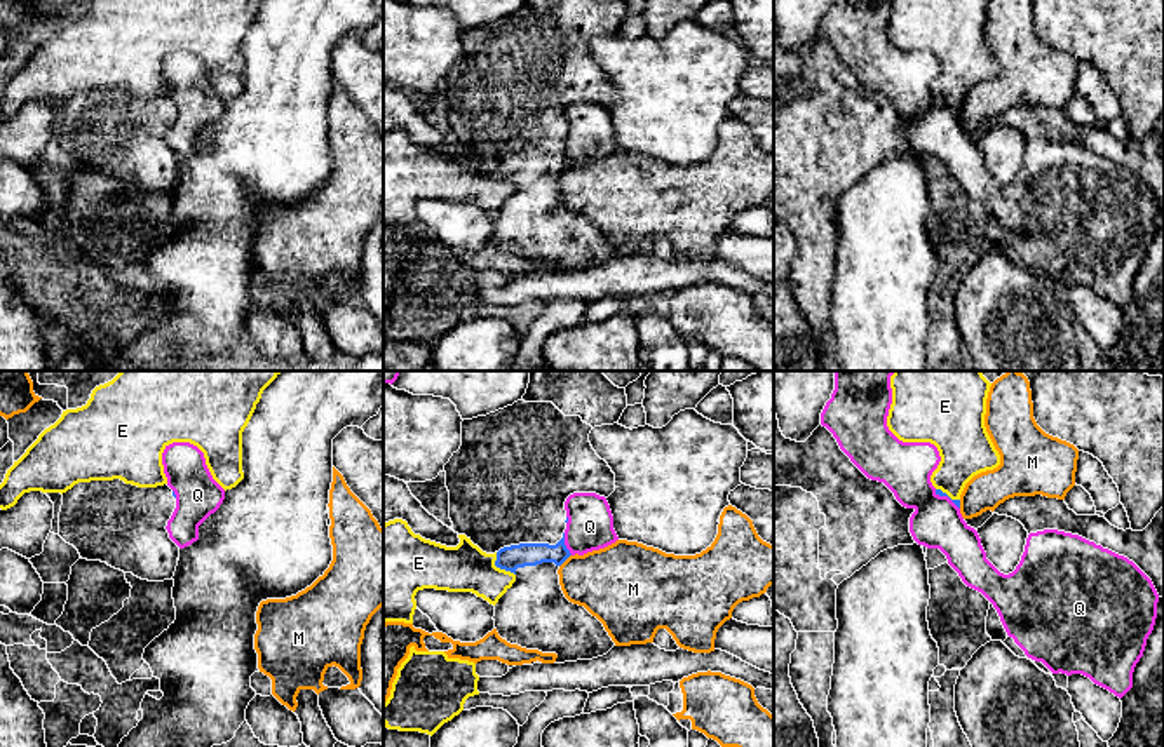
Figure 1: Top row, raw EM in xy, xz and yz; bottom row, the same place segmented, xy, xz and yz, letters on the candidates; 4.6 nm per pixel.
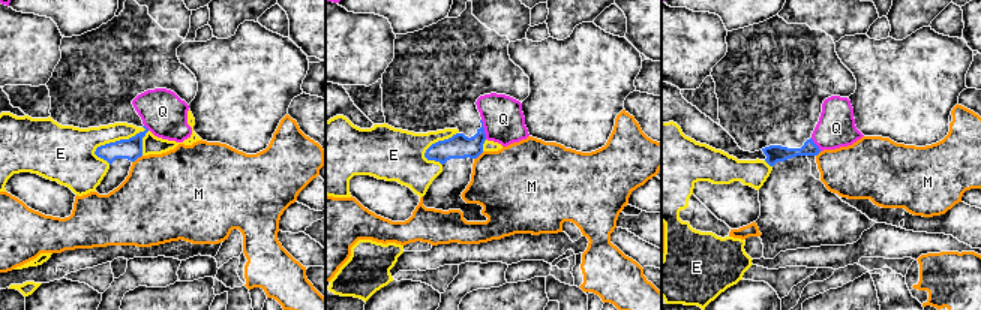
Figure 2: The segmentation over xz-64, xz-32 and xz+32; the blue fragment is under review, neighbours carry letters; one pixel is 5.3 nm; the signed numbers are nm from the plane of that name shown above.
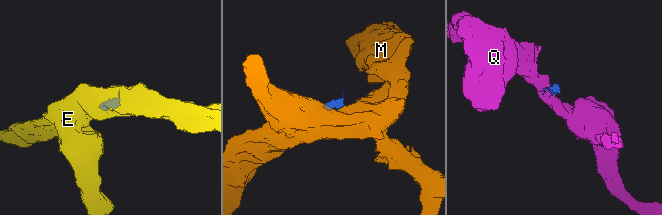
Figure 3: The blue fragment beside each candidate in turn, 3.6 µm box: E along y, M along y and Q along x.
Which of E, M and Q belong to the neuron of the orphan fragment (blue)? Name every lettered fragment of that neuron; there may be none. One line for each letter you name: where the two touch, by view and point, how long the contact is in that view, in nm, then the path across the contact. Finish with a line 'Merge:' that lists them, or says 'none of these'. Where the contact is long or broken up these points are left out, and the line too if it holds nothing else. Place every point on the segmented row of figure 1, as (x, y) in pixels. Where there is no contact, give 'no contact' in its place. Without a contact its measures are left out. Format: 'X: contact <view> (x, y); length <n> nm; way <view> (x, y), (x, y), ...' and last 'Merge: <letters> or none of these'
Merge: none of these

